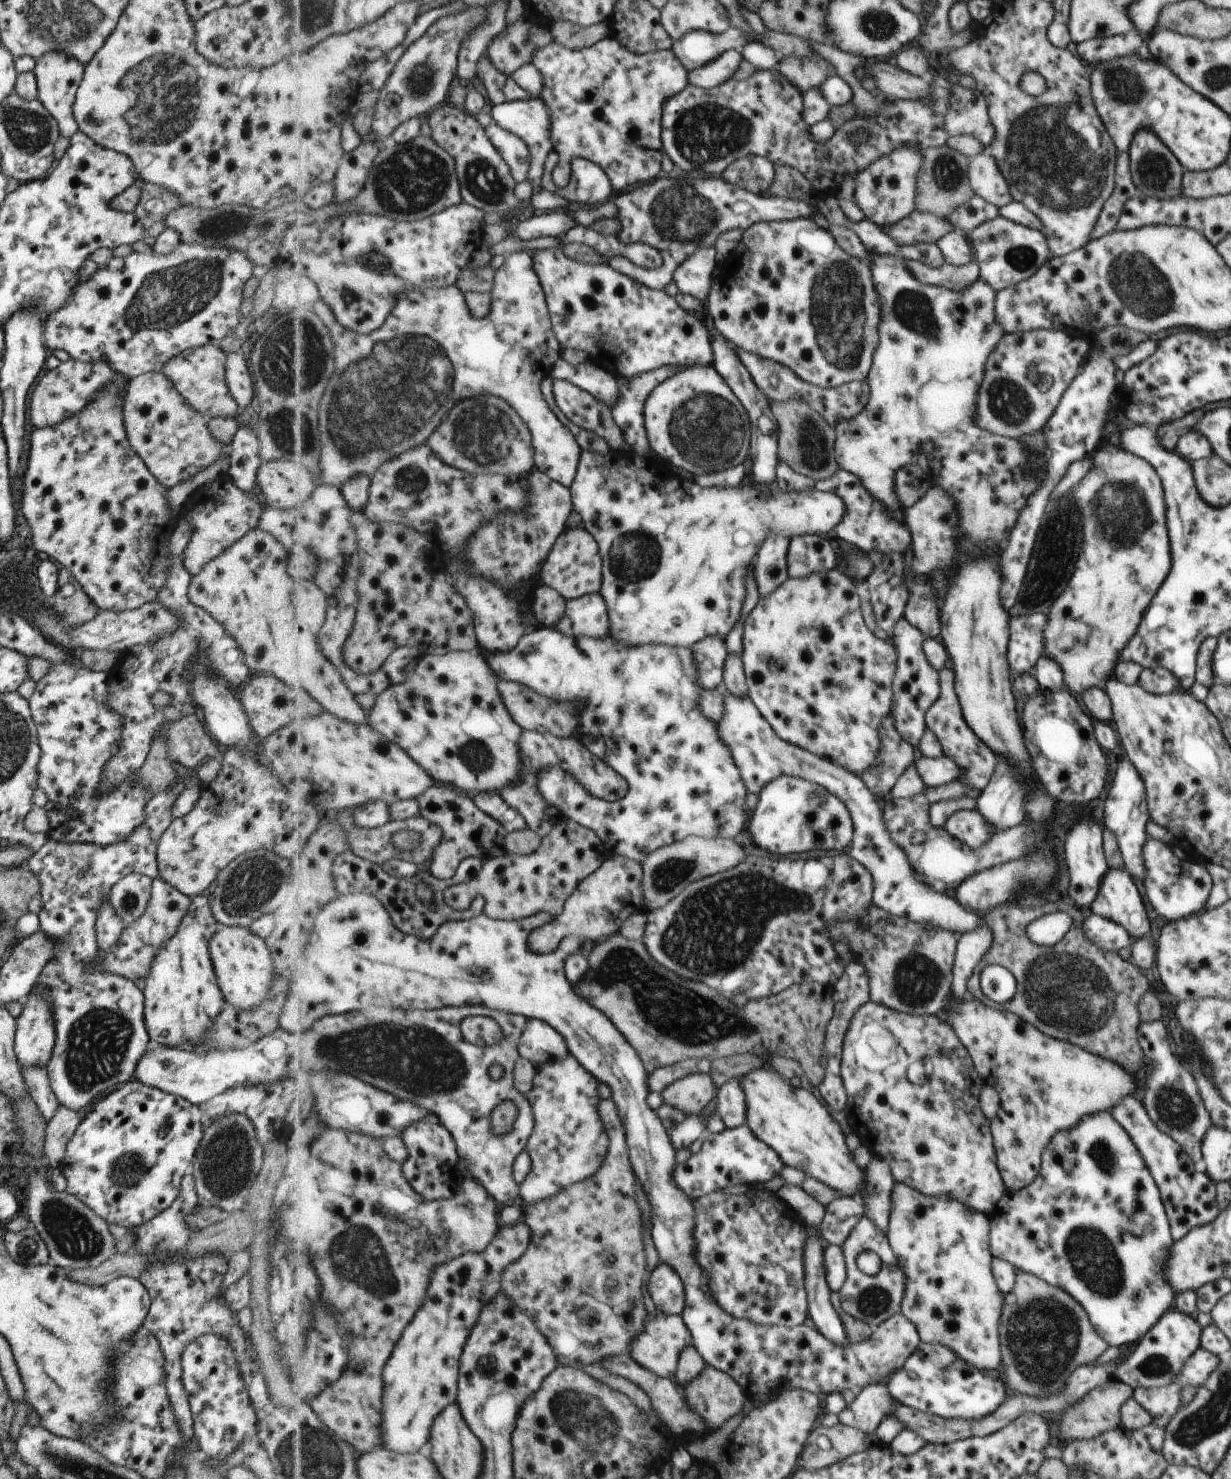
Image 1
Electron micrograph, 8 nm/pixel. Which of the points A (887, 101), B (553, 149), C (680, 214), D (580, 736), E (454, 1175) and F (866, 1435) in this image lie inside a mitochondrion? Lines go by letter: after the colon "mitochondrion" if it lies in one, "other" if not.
A: other
B: other
C: mitochondrion
D: other
E: other
F: other

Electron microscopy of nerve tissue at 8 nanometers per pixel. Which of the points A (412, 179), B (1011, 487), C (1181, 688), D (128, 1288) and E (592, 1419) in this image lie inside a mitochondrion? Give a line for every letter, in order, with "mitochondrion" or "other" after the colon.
A: mitochondrion
B: other
C: other
D: other
E: mitochondrion

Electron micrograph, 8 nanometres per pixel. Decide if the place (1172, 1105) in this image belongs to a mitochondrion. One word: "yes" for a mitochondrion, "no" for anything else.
yes

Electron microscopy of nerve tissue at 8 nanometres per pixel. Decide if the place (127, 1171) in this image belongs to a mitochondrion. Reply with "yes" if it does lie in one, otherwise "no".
yes

